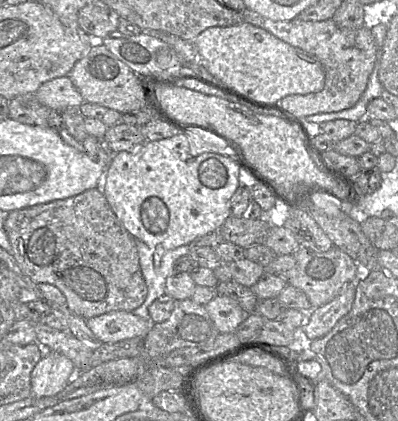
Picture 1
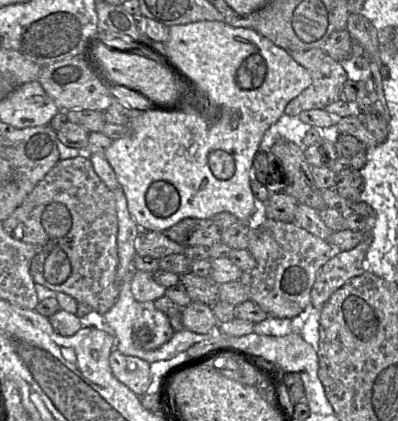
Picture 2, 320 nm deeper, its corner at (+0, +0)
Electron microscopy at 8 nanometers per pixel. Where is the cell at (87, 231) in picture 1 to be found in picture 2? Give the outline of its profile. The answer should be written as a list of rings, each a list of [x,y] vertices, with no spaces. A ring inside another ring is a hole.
[[[82,153],[75,158],[60,159],[55,166],[45,175],[45,177],[35,186],[32,192],[25,198],[22,204],[2,222],[4,231],[12,238],[24,243],[31,244],[34,247],[34,257],[30,264],[30,274],[33,281],[47,289],[55,292],[65,293],[73,297],[77,303],[85,303],[99,315],[104,315],[116,303],[119,296],[119,284],[117,283],[118,266],[118,220],[116,212],[116,201],[114,192],[110,190],[105,183],[96,174],[89,155]]]

